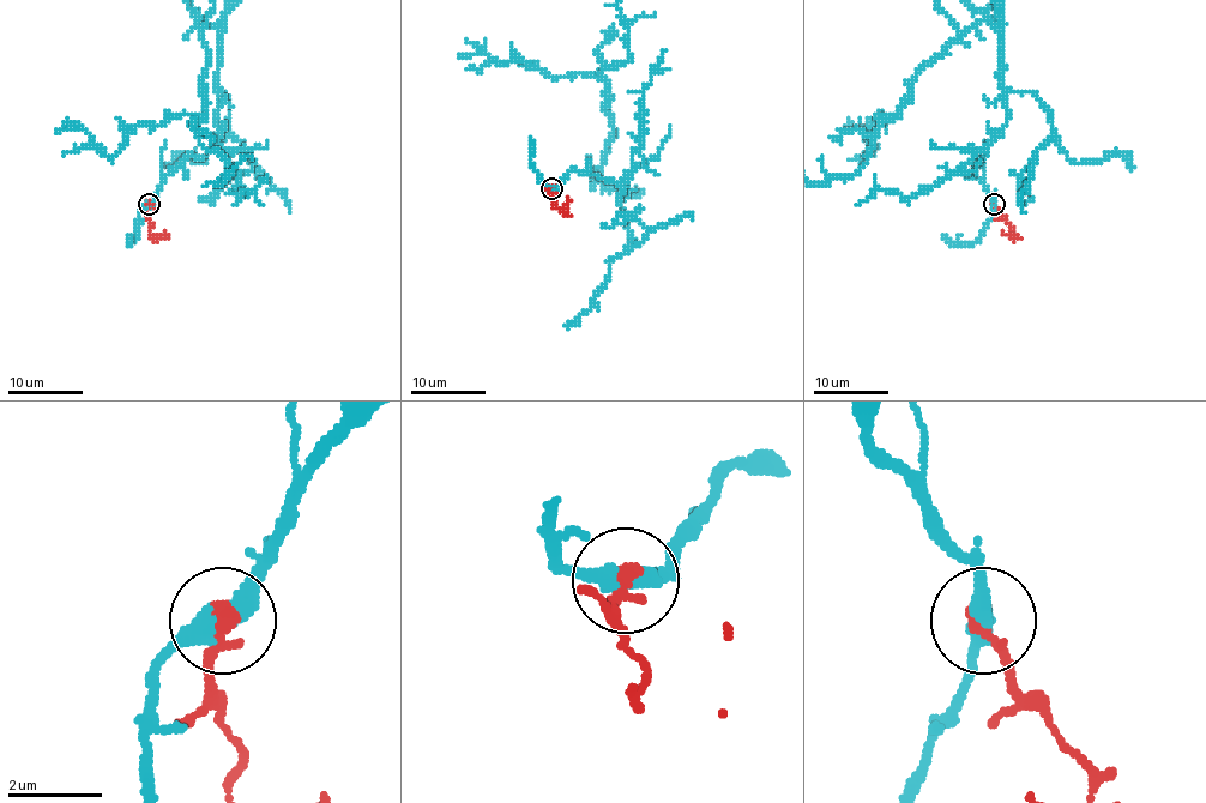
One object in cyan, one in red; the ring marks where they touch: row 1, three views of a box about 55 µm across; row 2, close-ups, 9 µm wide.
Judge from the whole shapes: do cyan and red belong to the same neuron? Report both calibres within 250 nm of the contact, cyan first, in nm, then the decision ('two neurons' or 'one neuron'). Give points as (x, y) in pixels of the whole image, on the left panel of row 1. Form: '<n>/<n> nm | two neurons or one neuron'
400/380 nm | one neuron

